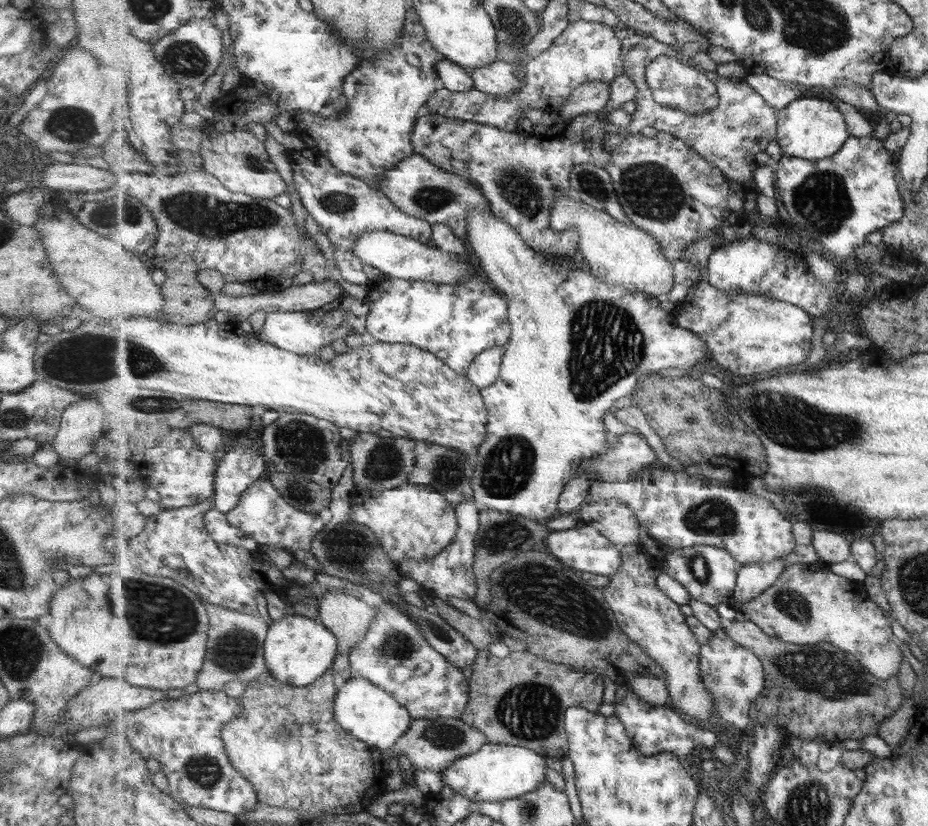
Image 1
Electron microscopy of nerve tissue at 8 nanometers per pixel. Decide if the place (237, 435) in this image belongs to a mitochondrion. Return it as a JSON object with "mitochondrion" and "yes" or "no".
{"mitochondrion":"no"}

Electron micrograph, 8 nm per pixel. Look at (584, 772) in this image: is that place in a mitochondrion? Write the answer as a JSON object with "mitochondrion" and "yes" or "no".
{"mitochondrion":"no"}

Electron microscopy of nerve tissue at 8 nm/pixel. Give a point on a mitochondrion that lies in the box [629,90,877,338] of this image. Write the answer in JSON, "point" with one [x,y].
{"point":[821,201]}

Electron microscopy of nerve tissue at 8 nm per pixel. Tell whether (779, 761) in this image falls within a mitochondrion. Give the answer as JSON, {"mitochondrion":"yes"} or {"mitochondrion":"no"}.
{"mitochondrion":"no"}

